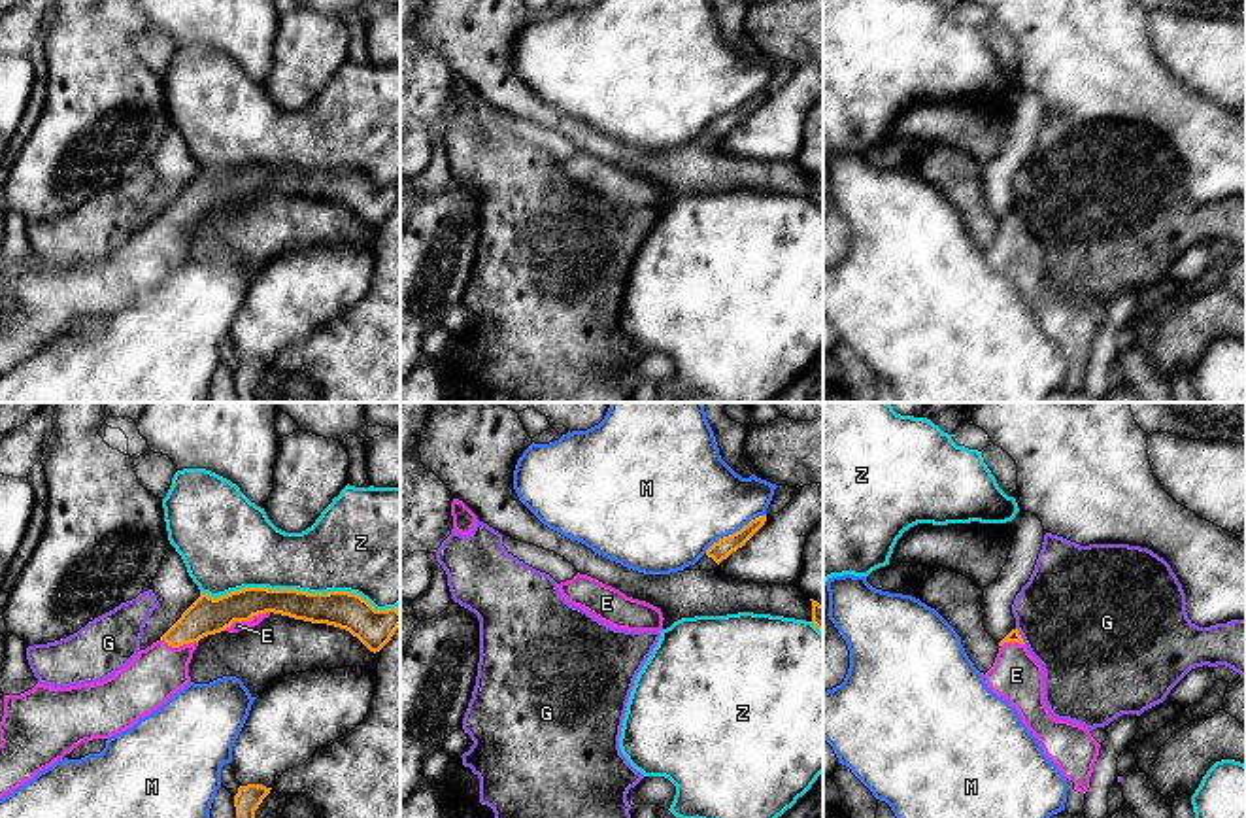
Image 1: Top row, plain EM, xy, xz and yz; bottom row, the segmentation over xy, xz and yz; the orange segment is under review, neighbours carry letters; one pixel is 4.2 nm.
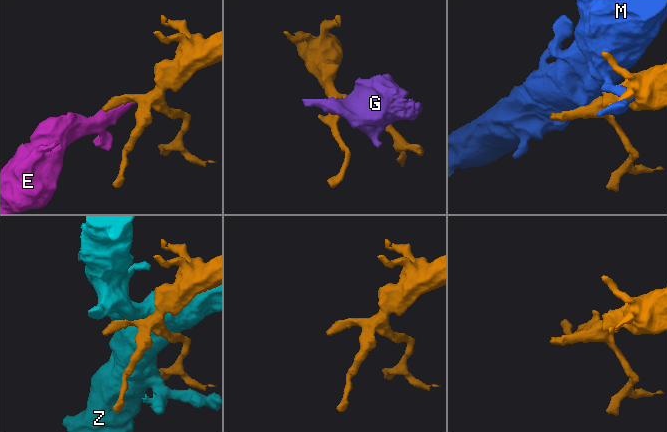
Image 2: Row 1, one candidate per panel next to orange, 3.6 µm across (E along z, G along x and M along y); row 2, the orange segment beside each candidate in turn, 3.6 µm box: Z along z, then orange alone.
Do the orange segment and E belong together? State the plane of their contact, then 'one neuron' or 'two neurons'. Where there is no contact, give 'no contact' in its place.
xy | one neuron

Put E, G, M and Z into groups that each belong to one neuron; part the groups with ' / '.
E / G / M / Z

